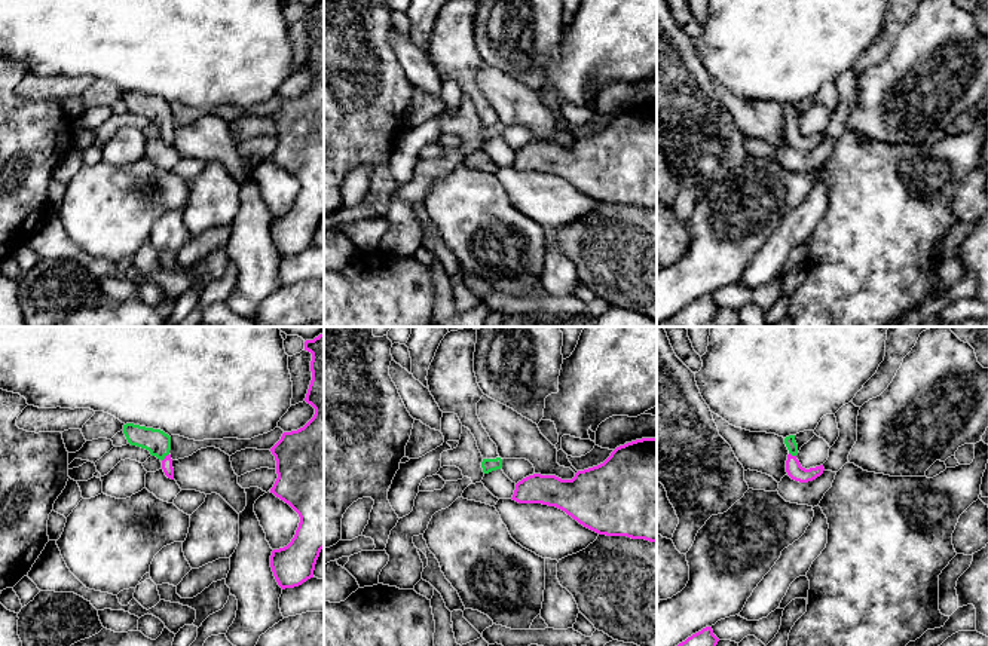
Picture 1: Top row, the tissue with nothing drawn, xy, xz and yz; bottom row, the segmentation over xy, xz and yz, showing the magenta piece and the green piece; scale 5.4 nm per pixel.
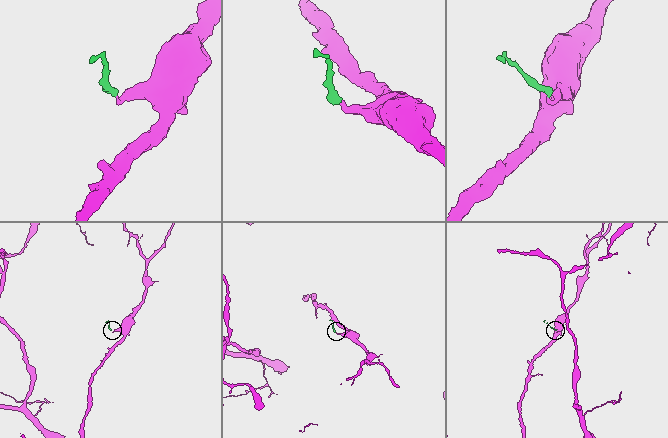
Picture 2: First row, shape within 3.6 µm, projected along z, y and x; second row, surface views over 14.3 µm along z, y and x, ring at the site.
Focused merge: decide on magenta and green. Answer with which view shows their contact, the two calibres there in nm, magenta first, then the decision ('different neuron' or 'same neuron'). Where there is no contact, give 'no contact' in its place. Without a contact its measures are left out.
meets magenta in xy; 60 nm thick on the magenta side, 140 nm on the other; same neuron

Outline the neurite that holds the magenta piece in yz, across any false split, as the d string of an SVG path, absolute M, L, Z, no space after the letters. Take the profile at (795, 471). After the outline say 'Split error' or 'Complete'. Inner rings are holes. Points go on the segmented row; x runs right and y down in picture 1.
M795 435L786 437L784 444L789 450L787 460L786 460L786 472L792 480L799 483L808 483L823 474L825 471L823 465L810 469L801 466L799 460L796 459L798 444L795 441Z. Split error

